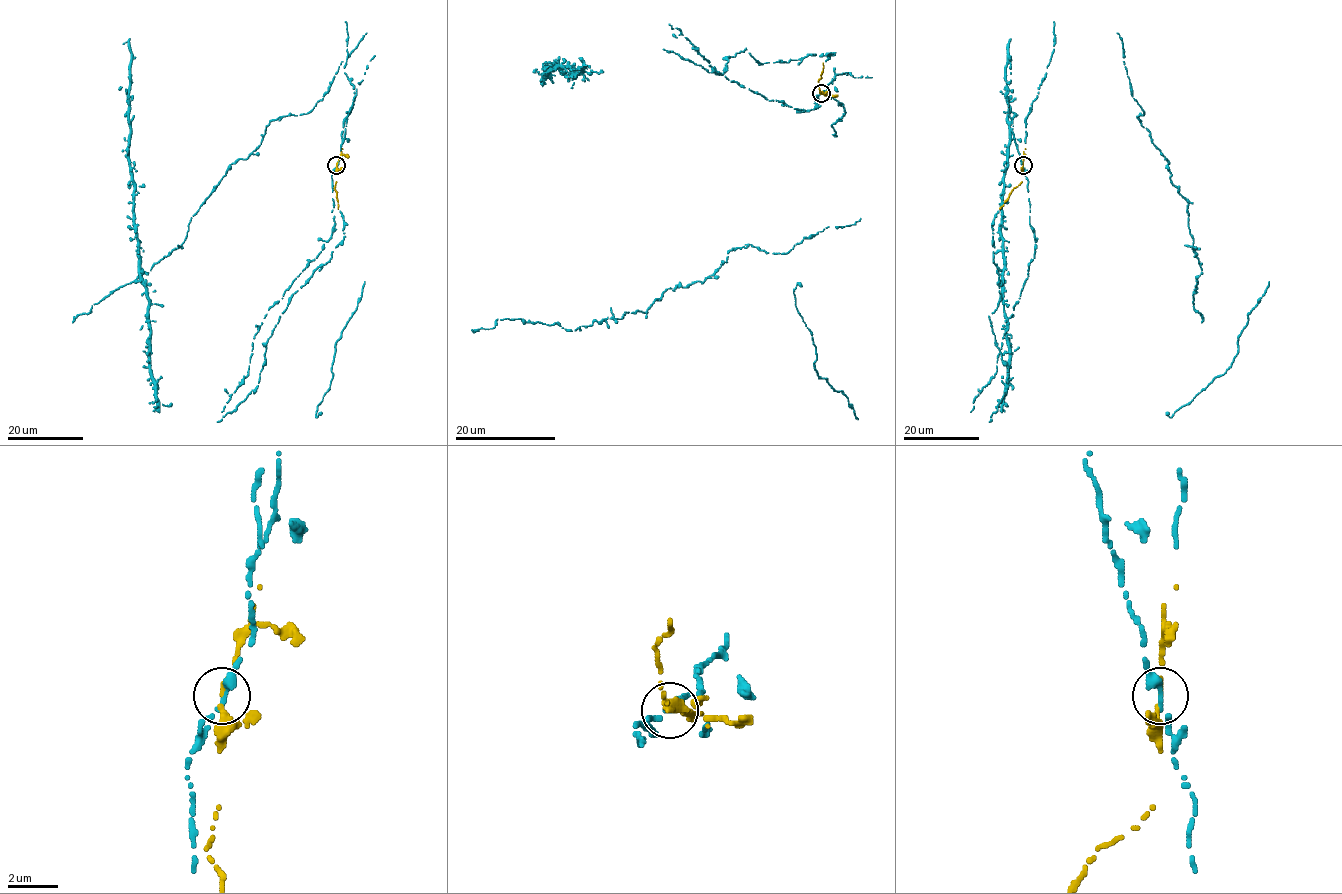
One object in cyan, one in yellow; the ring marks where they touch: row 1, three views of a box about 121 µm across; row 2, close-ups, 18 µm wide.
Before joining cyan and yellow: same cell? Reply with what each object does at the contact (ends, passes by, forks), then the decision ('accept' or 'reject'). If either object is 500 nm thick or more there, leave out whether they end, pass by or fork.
cyan passes by; yellow passes by; accept

